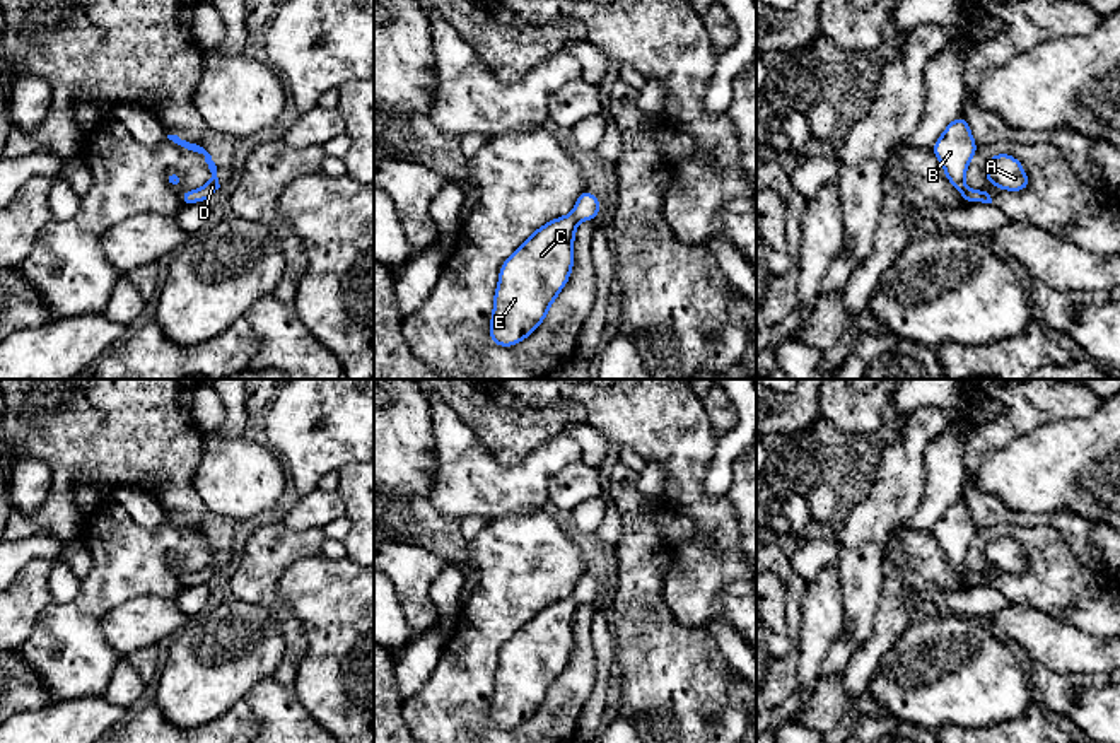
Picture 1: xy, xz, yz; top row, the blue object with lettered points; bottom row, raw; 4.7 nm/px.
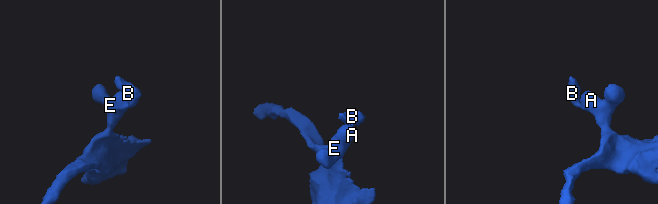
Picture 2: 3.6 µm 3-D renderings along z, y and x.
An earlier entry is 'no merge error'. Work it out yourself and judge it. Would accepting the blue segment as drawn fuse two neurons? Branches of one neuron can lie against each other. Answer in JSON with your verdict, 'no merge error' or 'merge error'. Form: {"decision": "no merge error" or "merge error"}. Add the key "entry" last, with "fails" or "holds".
{"decision": "no merge error", "entry": "holds"}

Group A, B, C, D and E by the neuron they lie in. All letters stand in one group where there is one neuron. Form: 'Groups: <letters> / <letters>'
Groups: A B C D E

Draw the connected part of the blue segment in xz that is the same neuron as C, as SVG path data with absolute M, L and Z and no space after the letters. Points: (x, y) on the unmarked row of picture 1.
M582 574L574 594L538 610L502 647L493 678L490 721L512 729L546 700L574 649L574 618L580 603L594 603L601 584Z

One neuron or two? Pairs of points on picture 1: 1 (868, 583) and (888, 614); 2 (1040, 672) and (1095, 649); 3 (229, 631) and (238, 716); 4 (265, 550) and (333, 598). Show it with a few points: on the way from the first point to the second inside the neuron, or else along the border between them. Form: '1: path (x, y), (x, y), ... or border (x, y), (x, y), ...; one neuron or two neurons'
1: border (885, 561), (883, 591), (873, 631), (866, 637); two neurons
2: border (1035, 661), (1057, 672), (1086, 673); two neurons
3: border (243, 697), (202, 725); two neurons
4: border (320, 552), (284, 573), (282, 605); two neurons

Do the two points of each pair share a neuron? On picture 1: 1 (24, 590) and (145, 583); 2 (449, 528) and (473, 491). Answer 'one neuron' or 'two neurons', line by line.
1: two neurons
2: two neurons

